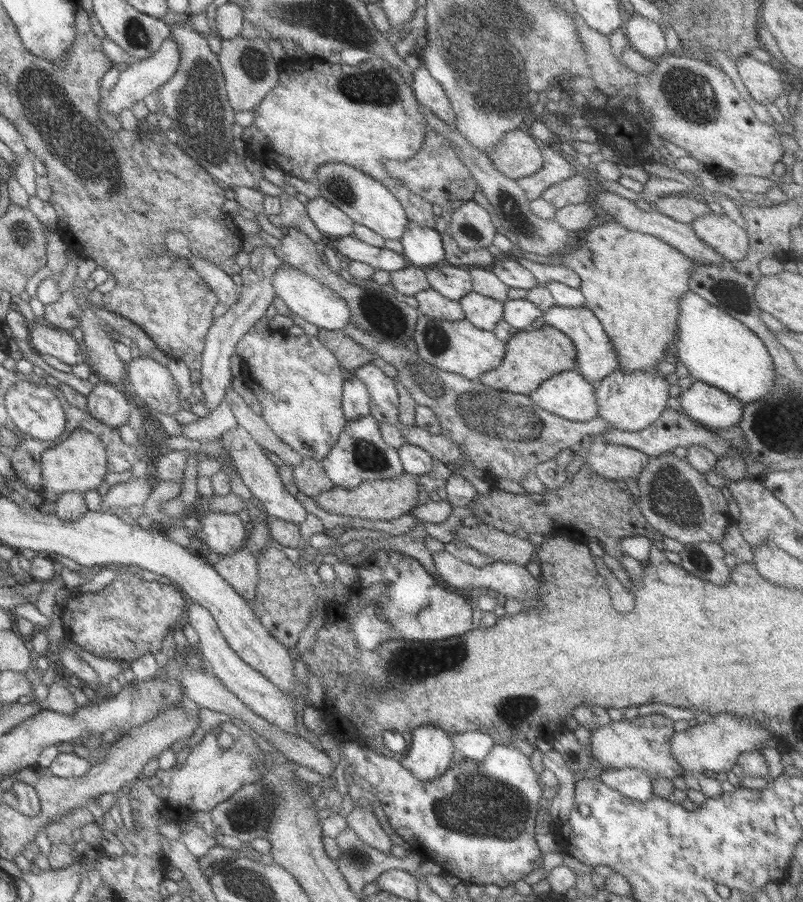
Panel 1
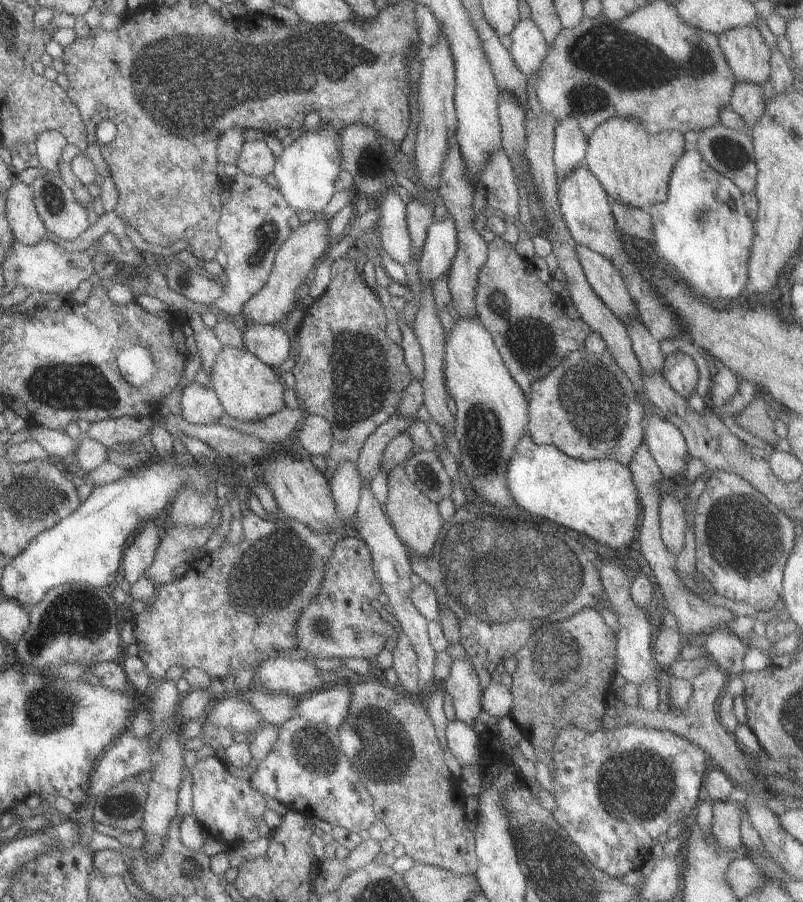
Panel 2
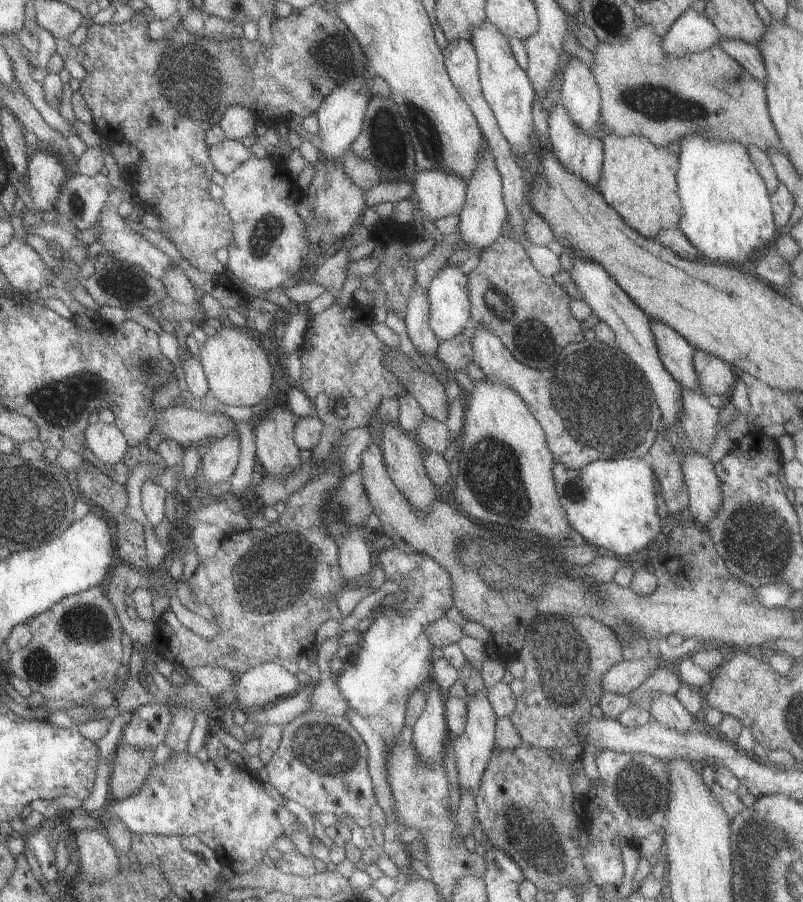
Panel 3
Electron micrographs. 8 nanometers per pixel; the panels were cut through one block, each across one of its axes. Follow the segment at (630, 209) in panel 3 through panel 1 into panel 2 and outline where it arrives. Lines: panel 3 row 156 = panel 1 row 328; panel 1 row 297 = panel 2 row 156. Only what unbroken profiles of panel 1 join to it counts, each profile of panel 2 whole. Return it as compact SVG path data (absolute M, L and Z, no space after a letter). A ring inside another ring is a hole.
M613 117L599 124L588 134L587 150L578 166L587 168L597 178L597 182L611 200L645 210L651 204L665 200L673 165L686 146L682 132L663 131L659 134L647 134L637 120Z

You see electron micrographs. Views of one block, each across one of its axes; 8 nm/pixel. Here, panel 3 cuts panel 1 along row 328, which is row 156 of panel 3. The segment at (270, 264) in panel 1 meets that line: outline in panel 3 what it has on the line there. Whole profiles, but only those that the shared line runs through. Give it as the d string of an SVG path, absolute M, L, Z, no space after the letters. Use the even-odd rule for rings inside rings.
M224 139L223 142L208 148L208 158L212 169L227 175L231 170L238 168L245 160L251 158L250 148L245 148L239 141Z

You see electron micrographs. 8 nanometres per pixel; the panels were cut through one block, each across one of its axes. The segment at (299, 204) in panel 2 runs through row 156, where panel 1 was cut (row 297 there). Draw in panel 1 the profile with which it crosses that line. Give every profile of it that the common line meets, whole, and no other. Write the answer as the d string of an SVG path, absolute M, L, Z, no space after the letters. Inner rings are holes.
M287 266L287 268L277 268L273 272L273 278L271 278L272 289L274 290L274 296L279 298L285 306L289 309L289 312L295 314L301 320L317 326L317 329L323 329L327 331L342 330L343 326L350 320L350 310L345 304L345 301L332 290L329 290L325 285L317 282L315 278Z

